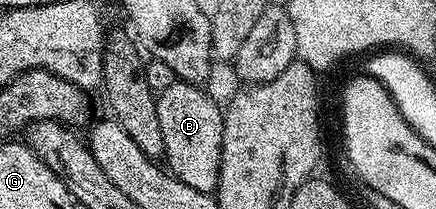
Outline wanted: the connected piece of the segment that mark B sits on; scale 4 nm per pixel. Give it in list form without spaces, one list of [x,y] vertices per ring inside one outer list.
[[[177,81],[170,89],[159,92],[156,108],[158,125],[162,125],[167,170],[190,185],[190,189],[212,193],[220,180],[224,113],[221,104],[216,104],[203,90],[203,86]]]

